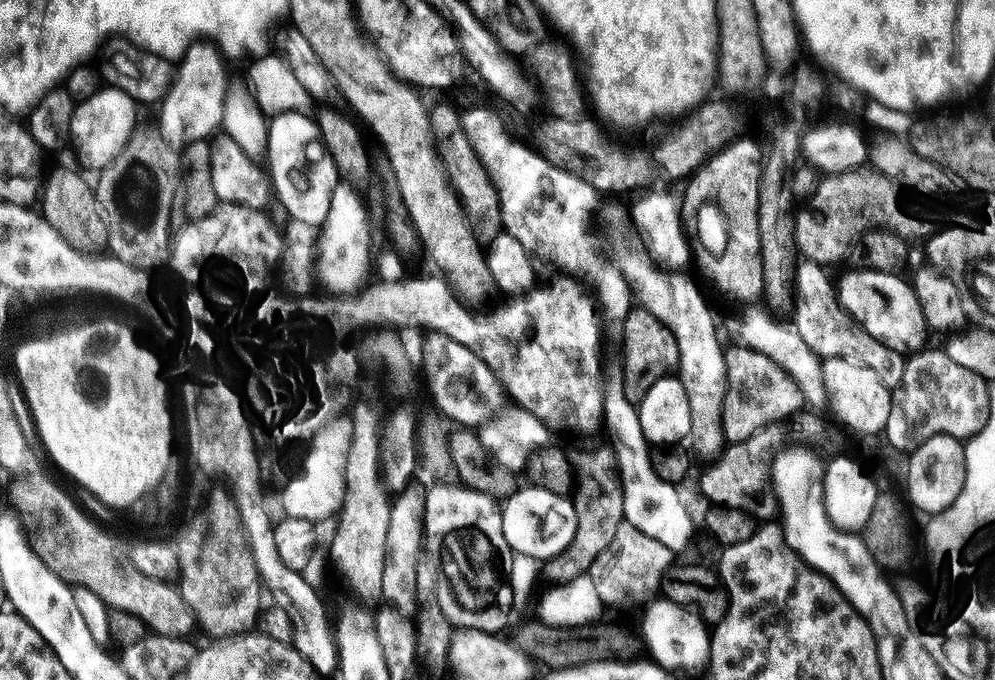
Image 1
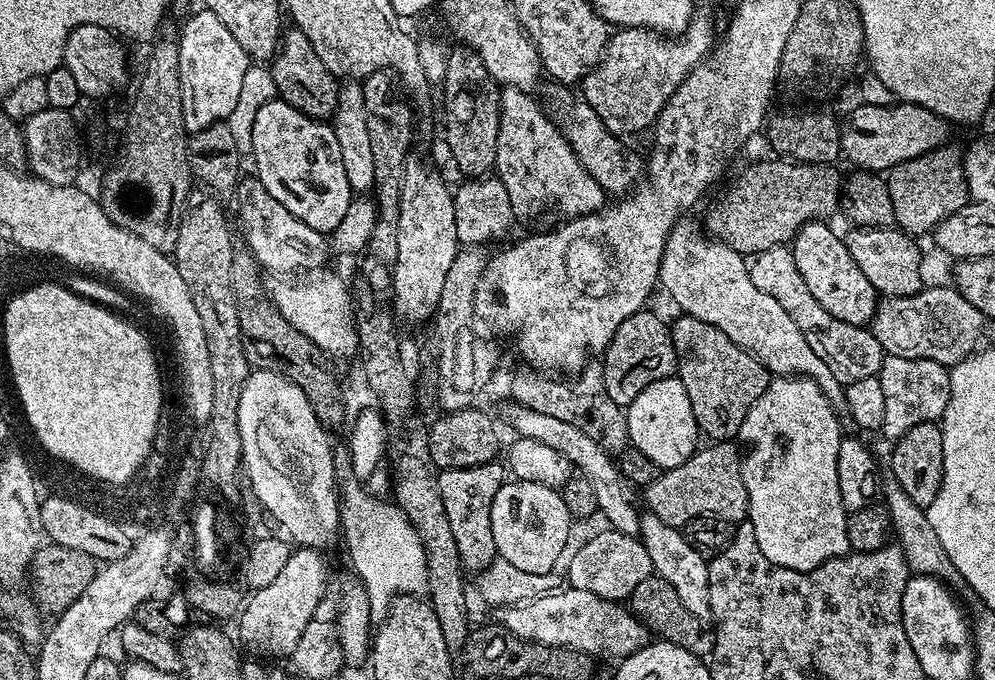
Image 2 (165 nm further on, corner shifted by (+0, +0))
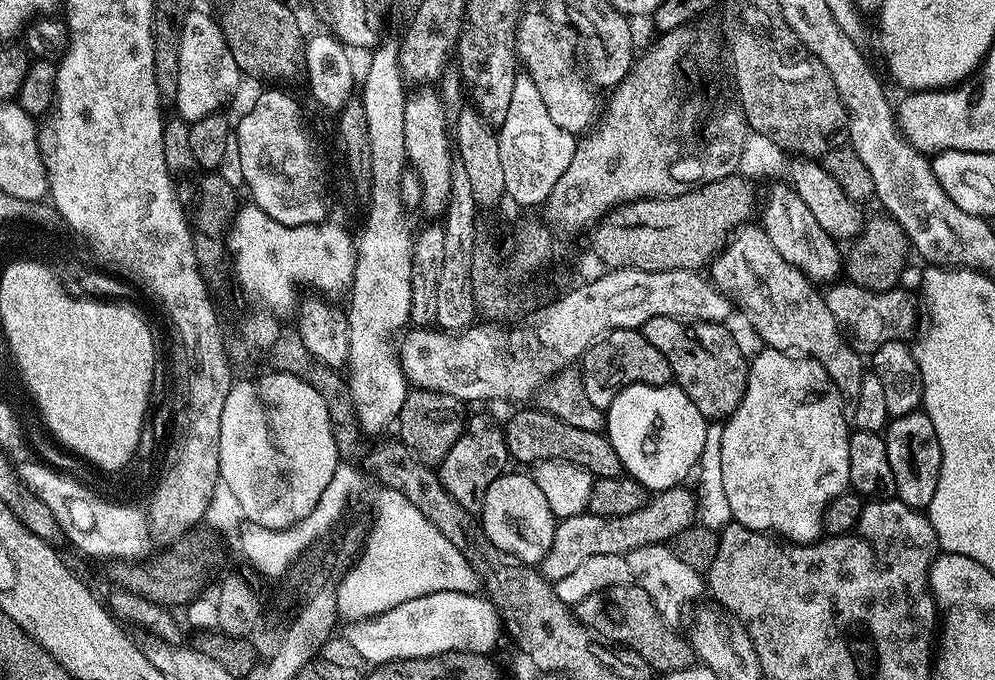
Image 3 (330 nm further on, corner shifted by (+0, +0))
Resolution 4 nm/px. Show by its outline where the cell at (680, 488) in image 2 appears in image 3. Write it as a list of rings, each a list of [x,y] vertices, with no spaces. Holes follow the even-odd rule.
[[[677,486],[667,488],[664,492],[657,492],[641,508],[625,516],[596,516],[587,511],[580,516],[571,516],[557,523],[554,530],[554,542],[550,542],[550,550],[546,554],[546,558],[540,561],[538,567],[547,580],[555,582],[566,578],[566,574],[571,574],[586,558],[594,558],[594,554],[618,554],[622,556],[638,546],[671,542],[682,530],[686,530],[691,524],[697,523],[697,520],[698,500],[693,489],[691,492],[688,486]]]

